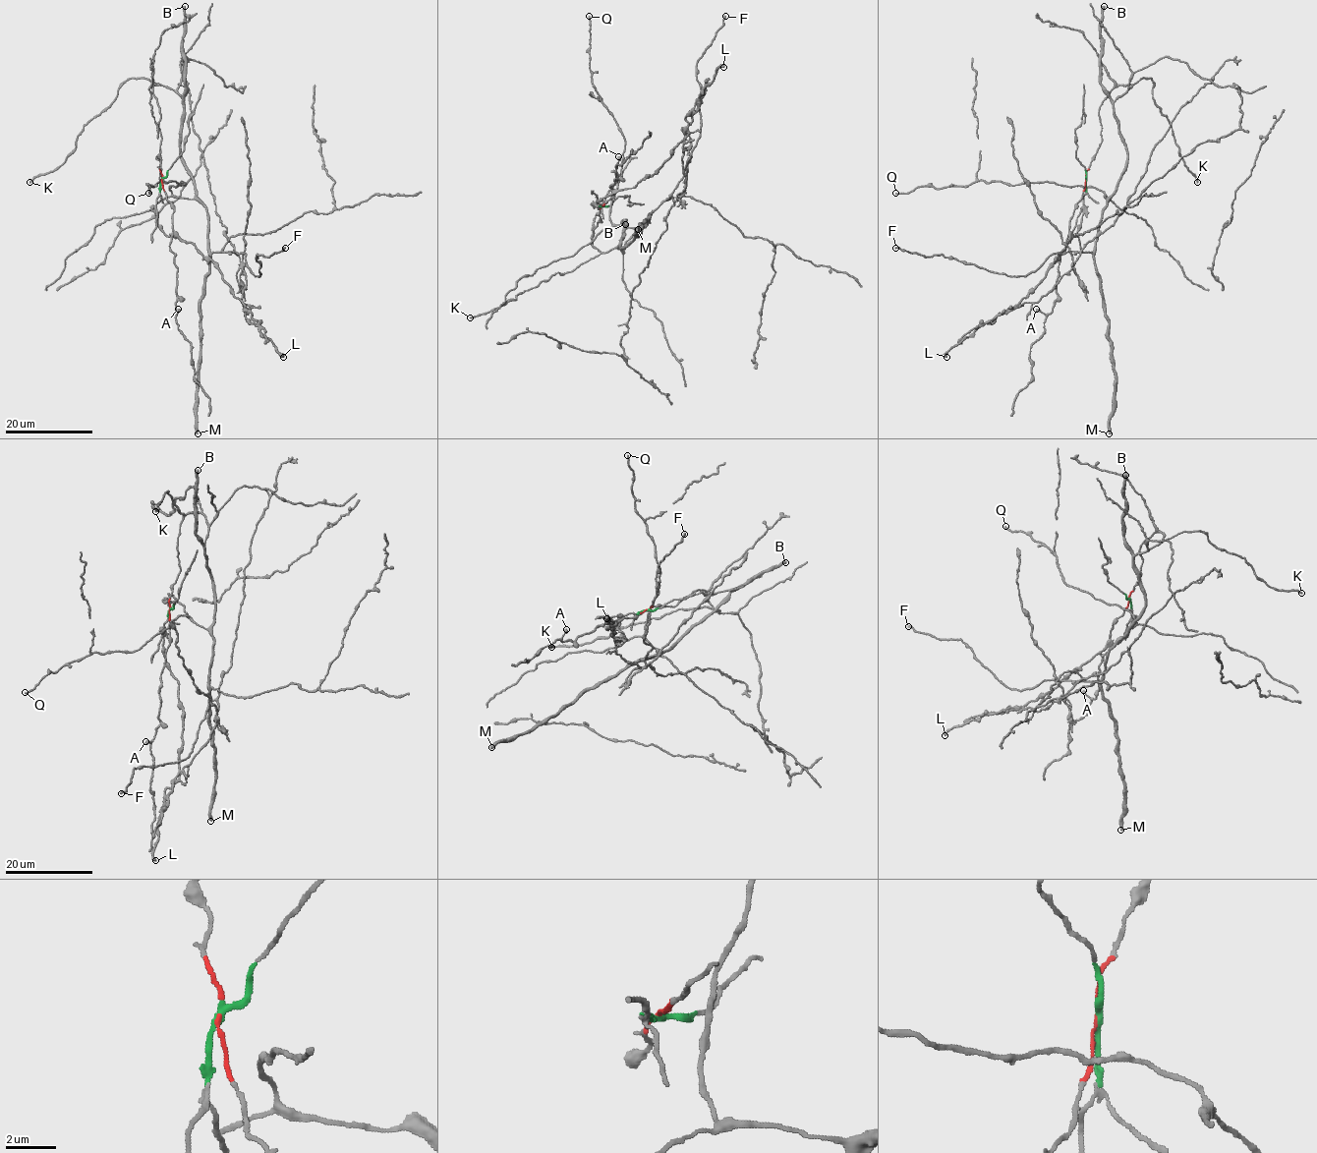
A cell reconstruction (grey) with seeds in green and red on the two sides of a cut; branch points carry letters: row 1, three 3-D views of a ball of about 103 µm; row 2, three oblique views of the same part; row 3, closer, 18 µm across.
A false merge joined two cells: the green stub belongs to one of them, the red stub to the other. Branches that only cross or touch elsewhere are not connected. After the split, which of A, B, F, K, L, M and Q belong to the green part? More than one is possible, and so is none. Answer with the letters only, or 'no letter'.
L

